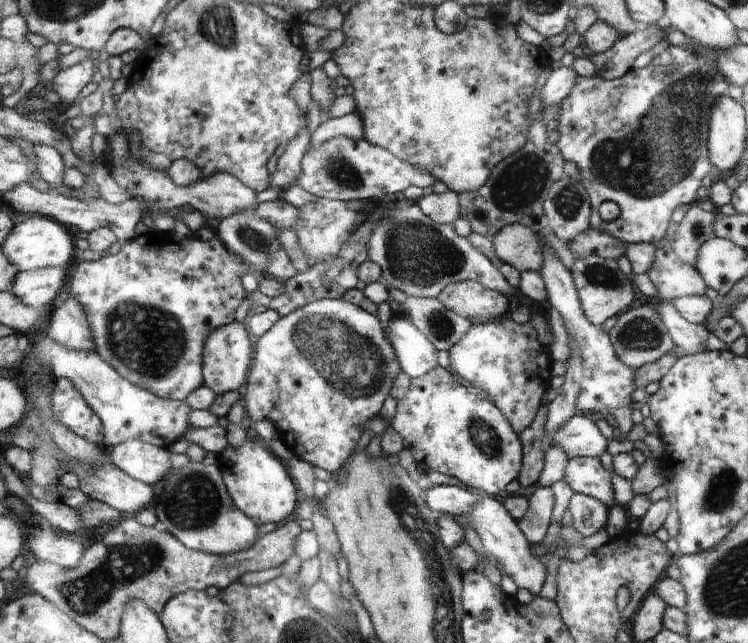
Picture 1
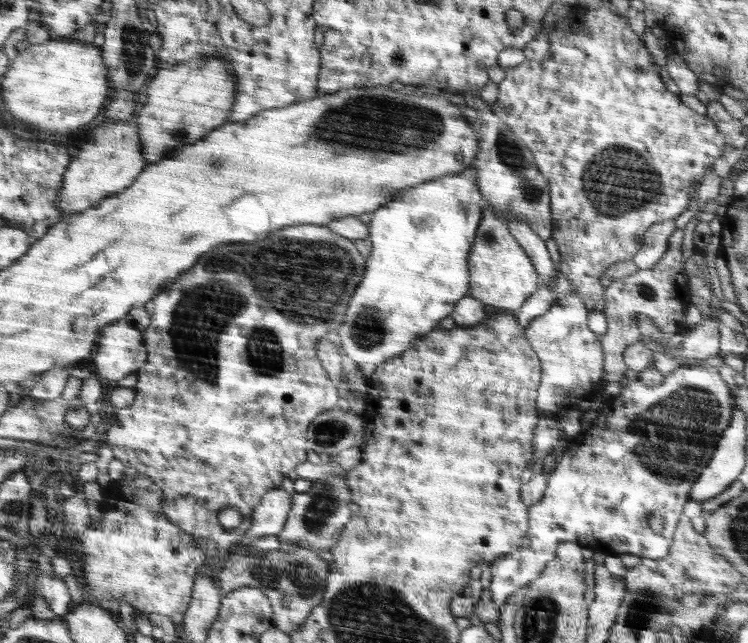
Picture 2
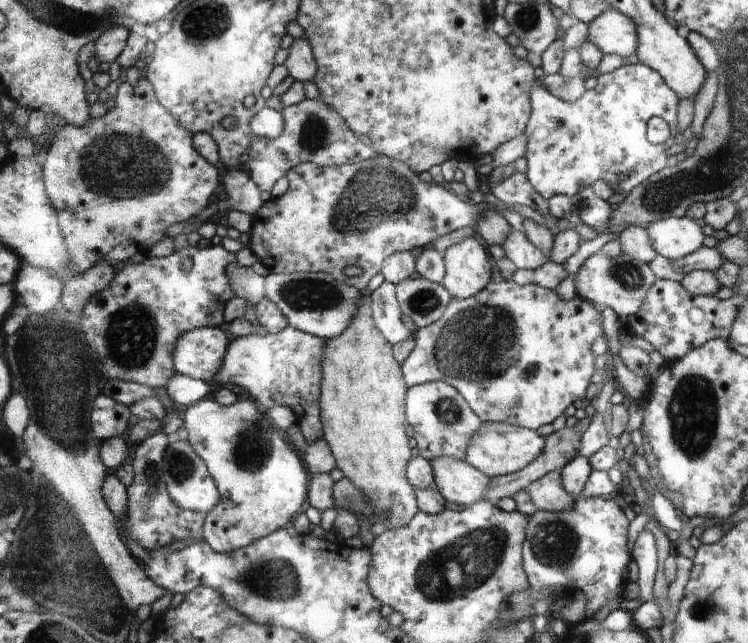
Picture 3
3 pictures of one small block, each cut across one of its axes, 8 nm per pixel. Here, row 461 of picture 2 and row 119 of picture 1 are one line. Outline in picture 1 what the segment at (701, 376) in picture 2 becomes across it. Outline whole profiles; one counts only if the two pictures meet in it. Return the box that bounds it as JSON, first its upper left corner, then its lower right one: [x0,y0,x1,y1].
[556,46,730,245]

